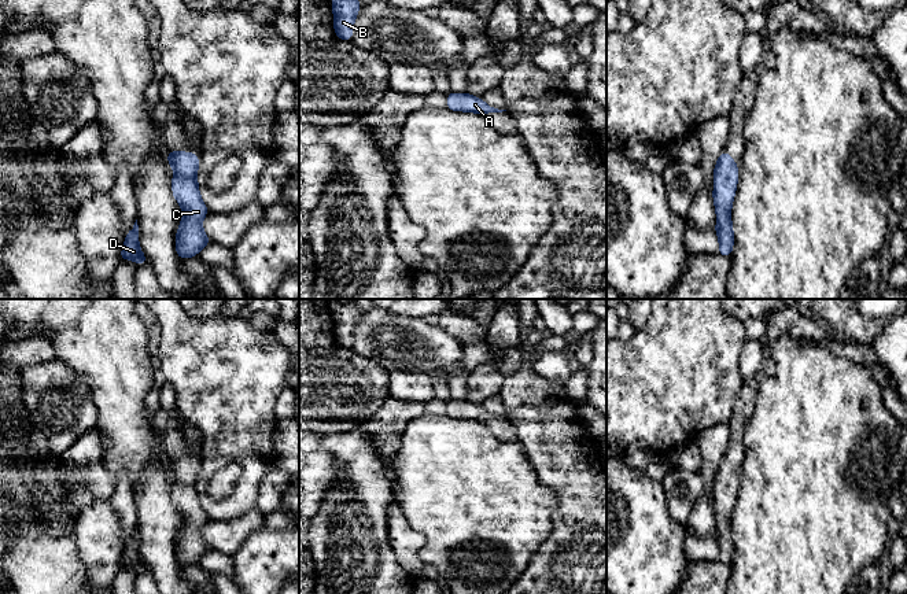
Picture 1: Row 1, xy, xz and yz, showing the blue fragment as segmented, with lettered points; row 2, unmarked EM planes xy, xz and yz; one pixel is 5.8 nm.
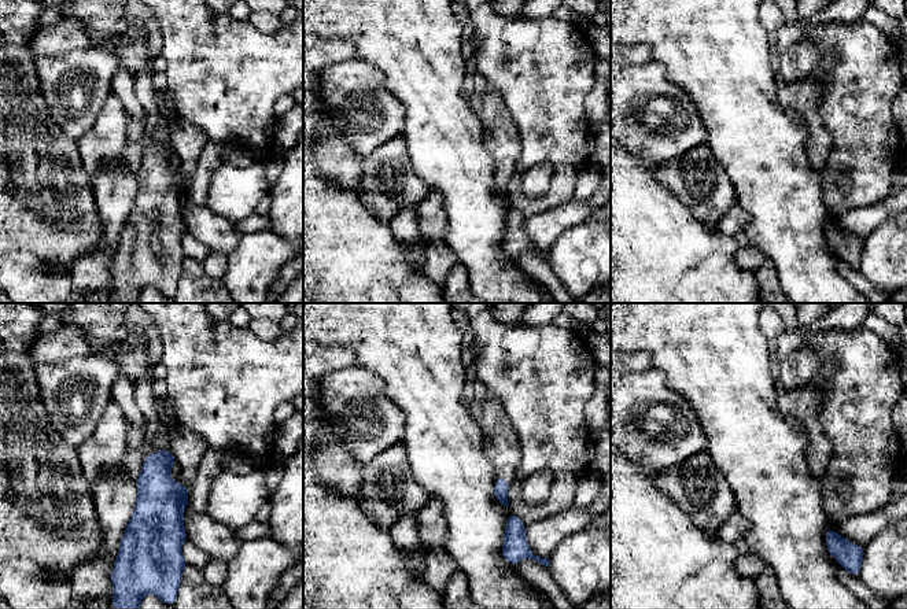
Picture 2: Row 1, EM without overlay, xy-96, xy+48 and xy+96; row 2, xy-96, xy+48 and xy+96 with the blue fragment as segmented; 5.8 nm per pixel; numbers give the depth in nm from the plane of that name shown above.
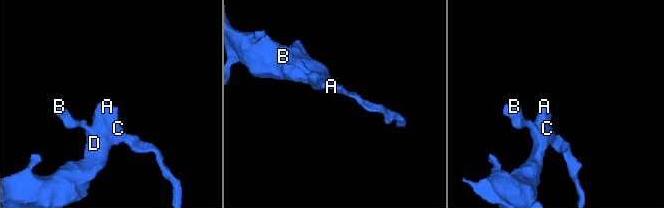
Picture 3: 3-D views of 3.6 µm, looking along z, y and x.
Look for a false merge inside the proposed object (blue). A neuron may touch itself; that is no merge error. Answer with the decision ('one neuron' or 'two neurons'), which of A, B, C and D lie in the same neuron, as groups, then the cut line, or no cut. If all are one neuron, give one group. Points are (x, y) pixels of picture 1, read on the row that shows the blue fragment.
one neuron; A B C D; no cut

